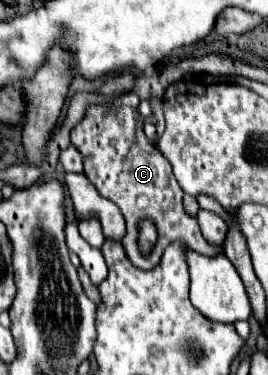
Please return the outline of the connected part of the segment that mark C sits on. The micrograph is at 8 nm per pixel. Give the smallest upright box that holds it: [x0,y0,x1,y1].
[71,92,221,270]

